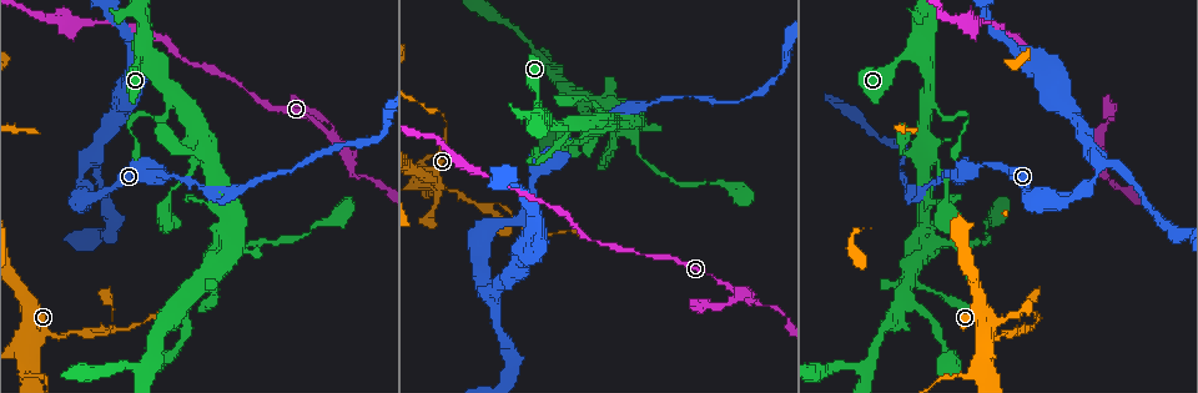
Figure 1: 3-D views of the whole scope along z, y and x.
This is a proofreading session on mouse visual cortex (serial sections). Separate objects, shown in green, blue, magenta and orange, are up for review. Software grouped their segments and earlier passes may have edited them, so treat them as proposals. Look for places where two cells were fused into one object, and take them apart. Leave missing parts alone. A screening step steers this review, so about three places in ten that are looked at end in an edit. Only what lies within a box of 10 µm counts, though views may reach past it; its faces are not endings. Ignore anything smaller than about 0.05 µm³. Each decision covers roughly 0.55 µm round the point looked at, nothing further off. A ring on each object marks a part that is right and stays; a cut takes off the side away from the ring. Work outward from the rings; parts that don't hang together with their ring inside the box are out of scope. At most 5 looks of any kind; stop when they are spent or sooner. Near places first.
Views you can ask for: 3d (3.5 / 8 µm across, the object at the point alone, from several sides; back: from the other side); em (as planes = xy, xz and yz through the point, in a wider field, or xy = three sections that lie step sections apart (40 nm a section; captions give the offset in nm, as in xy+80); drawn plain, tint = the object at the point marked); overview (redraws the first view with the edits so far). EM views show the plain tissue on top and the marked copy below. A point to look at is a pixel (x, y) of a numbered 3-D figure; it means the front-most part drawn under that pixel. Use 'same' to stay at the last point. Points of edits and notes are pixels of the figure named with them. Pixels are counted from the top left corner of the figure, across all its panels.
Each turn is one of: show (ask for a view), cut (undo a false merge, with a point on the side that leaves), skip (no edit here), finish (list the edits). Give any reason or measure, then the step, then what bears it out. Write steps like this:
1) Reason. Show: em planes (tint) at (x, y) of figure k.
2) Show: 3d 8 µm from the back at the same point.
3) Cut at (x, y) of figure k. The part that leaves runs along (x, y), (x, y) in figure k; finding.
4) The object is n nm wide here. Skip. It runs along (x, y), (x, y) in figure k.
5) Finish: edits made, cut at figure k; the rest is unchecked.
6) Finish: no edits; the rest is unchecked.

Calibre changes. Show: 3d 3.5 µm at (473, 200) of figure 1.

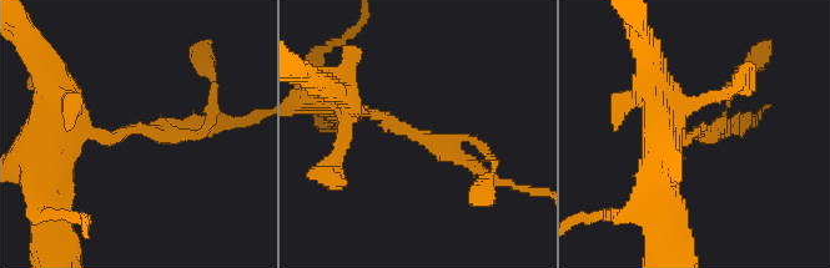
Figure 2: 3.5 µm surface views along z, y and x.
The arms are 150, 200 nm wide. Show: em planes (tint) at (414, 134) of figure 2.

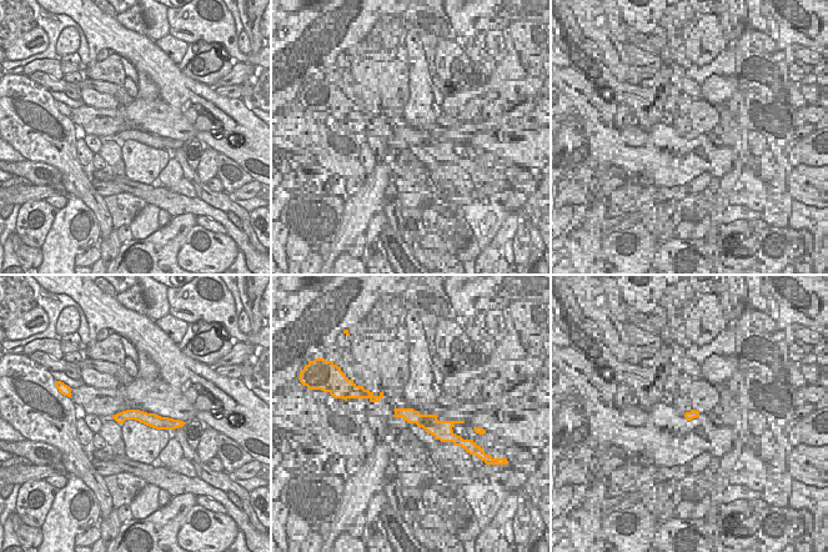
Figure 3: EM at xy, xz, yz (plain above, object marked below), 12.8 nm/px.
Cut at (145, 130) of figure 2. The part that leaves runs along (95, 135), (199, 135) in figure 2; two cells meet here.

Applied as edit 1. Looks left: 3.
Sudden change in width. Show: 3d 3.5 µm from the back at (1100, 159) of figure 1.

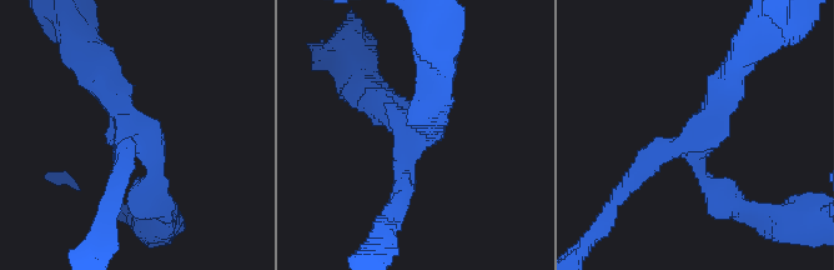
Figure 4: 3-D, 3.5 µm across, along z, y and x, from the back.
3 arms meet here; the arms are 250, 250, 350 nm wide. Show: em xy step 2 (tint) at (697, 140) of figure 4.

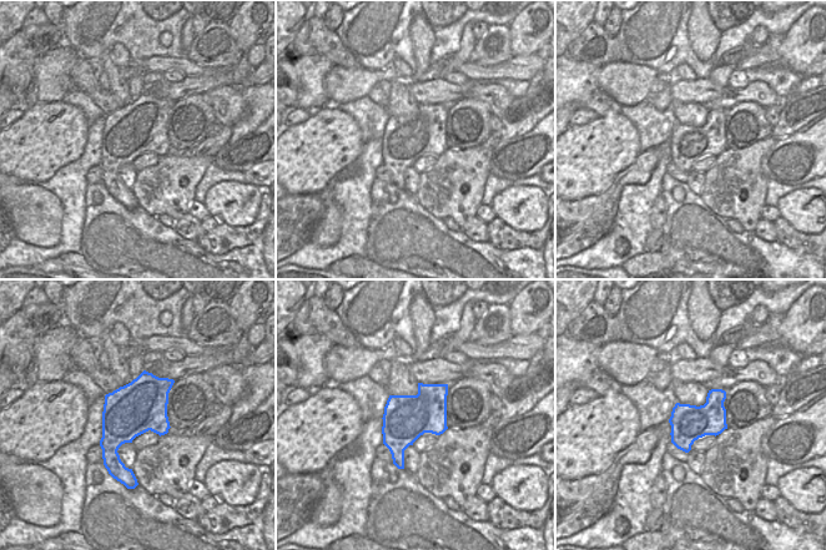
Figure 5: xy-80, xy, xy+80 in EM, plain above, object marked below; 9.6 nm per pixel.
The object is 440 nm wide here. Skip. It runs along (155, 205), (147, 144), (98, 79) in figure 4; all the same cell.

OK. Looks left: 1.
Finish: edits made, cut at figure 2; the rest is unchecked.

